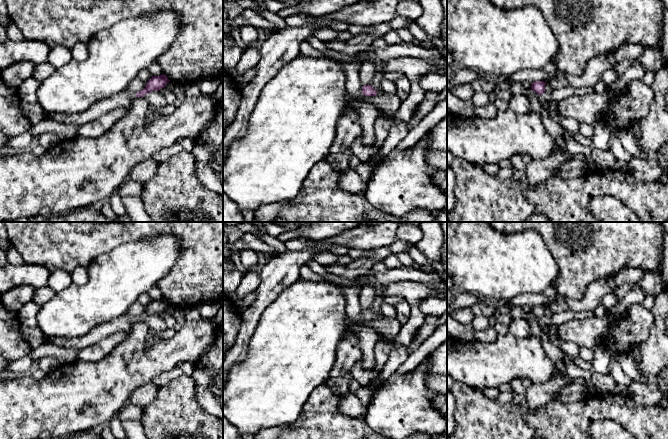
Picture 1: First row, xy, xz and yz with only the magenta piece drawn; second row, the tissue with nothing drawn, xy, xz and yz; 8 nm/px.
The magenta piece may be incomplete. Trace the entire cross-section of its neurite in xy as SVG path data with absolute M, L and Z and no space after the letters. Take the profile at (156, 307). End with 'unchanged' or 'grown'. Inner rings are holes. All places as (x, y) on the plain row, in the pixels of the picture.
M164 298L160 300L153 300L149 305L146 306L145 312L136 318L131 318L125 314L116 319L112 319L96 326L84 336L77 338L50 337L48 343L80 351L97 343L98 341L109 337L114 333L121 331L128 332L136 321L145 321L146 318L152 315L158 315L164 312L169 305L170 304L168 301Z; grown

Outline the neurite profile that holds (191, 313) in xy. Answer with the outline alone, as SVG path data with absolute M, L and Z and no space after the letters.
M195 306L185 309L185 319L186 321L197 321L201 319L200 314Z

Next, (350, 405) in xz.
M348 392L341 396L339 411L344 415L358 418L364 413L364 405L355 394Z

